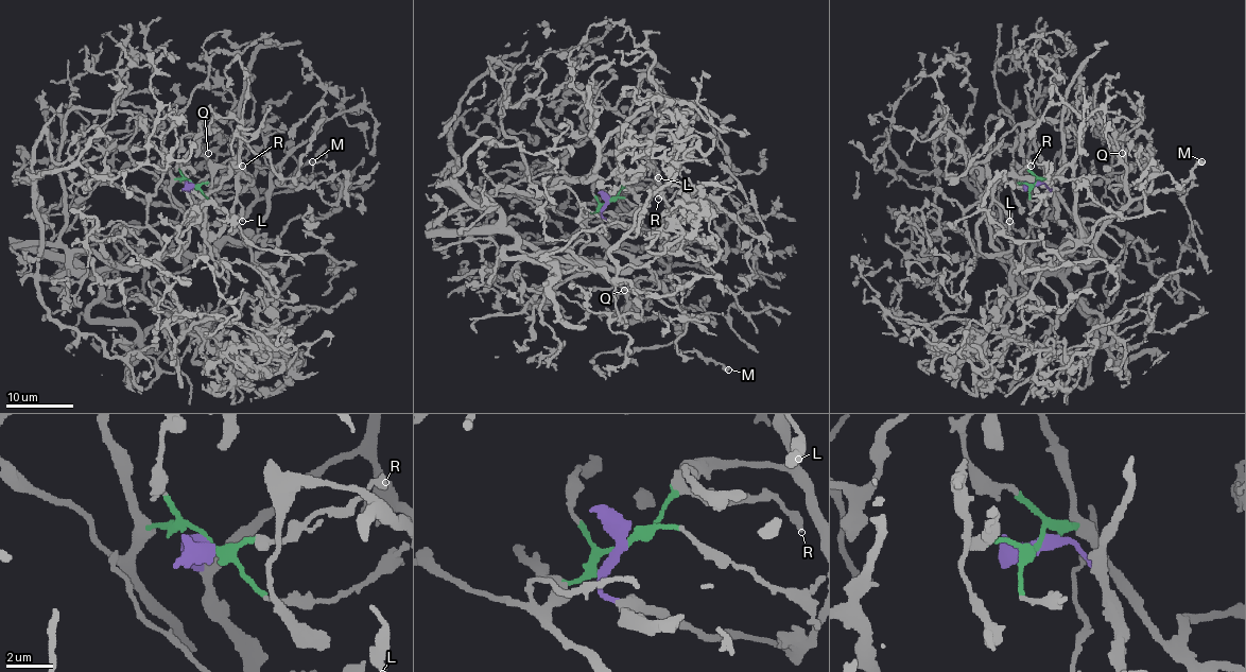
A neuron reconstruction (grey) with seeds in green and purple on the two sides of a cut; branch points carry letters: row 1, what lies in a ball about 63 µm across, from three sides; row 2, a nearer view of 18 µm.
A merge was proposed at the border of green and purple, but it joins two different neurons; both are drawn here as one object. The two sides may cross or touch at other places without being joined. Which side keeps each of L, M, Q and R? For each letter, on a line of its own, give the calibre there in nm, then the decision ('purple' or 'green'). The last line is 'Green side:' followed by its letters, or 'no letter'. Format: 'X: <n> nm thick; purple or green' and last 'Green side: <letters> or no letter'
L: 300 nm thick; purple
M: 460 nm thick; green
Q: 130 nm thick; green
R: 360 nm thick; green
Green side: M, Q, R

